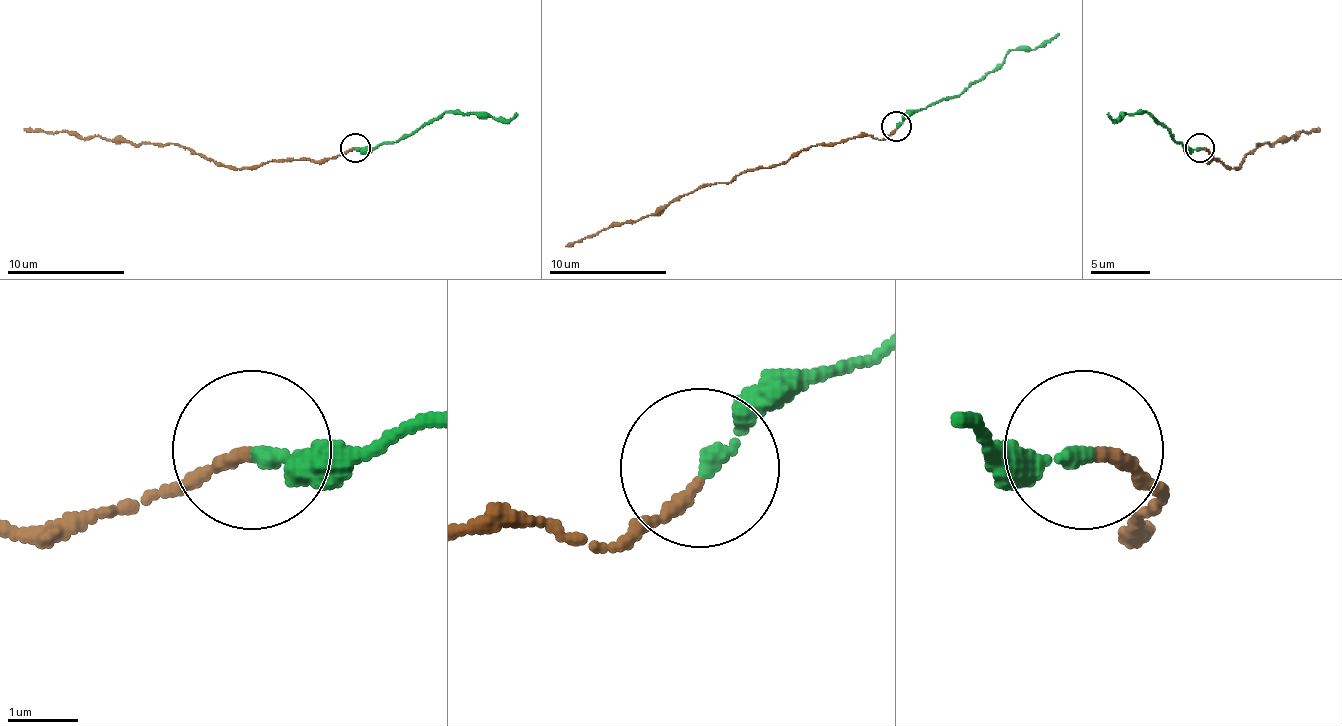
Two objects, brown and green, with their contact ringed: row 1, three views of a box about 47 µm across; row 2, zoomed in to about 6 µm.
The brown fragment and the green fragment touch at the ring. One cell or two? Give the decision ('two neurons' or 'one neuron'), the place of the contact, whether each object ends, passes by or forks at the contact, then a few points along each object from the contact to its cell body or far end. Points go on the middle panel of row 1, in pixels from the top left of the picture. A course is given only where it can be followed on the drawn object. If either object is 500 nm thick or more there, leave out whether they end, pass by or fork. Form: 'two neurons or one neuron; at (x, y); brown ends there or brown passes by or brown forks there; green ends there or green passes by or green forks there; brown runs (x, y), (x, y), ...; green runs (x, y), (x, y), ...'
two neurons; at (896, 126); brown ends there; green ends there; brown runs (895, 127), (875, 139), (810, 145), (564, 245); green runs (895, 127), (913, 112), (937, 103), (987, 74), (1011, 50), (1043, 47), (1058, 32)

